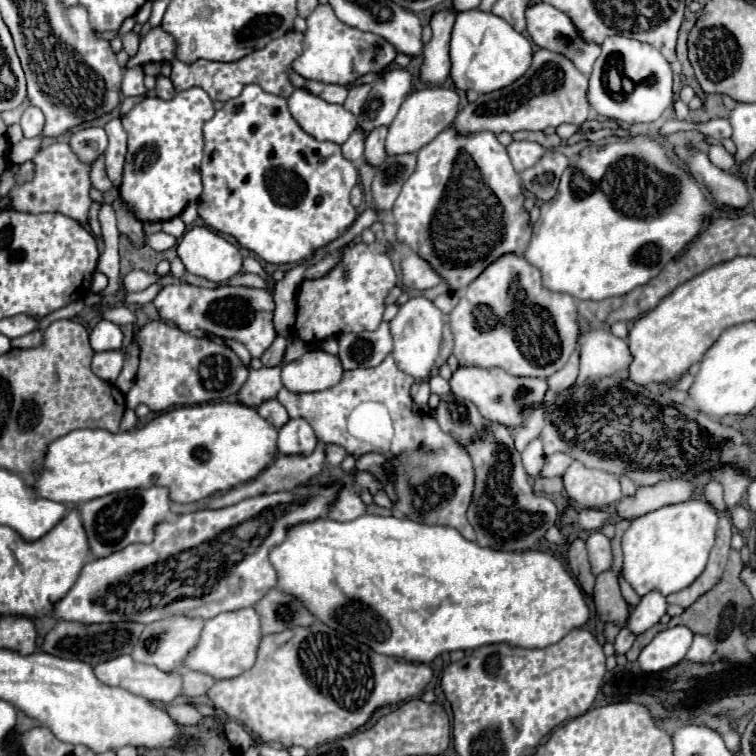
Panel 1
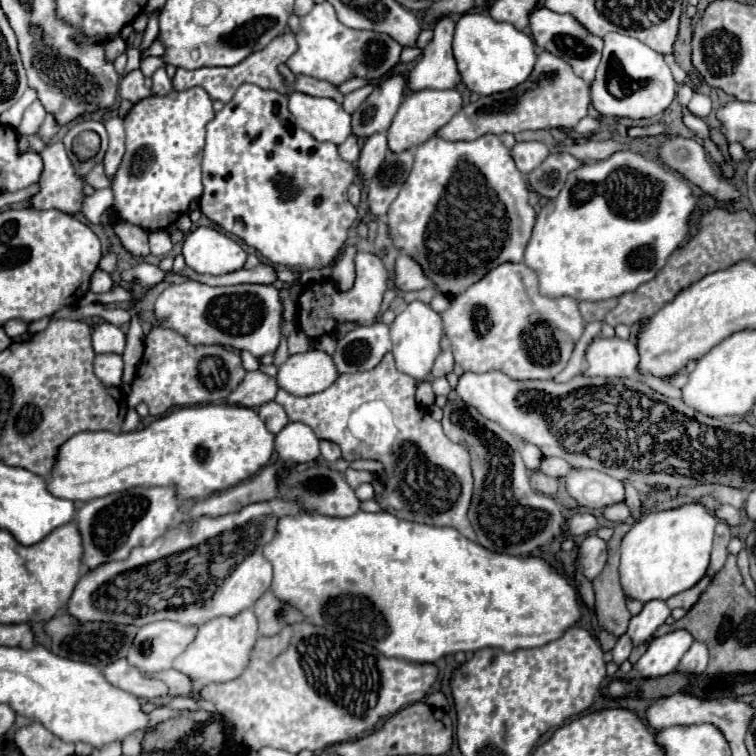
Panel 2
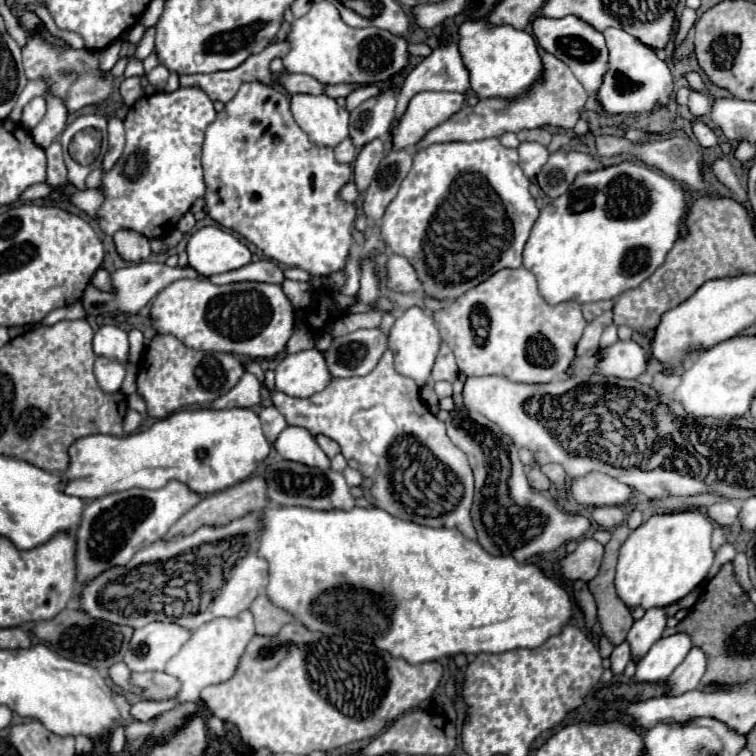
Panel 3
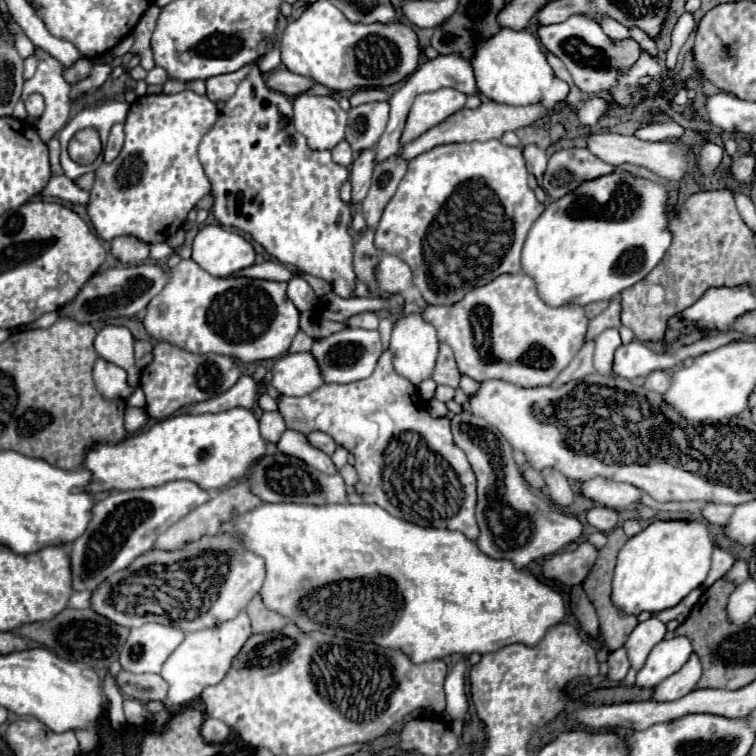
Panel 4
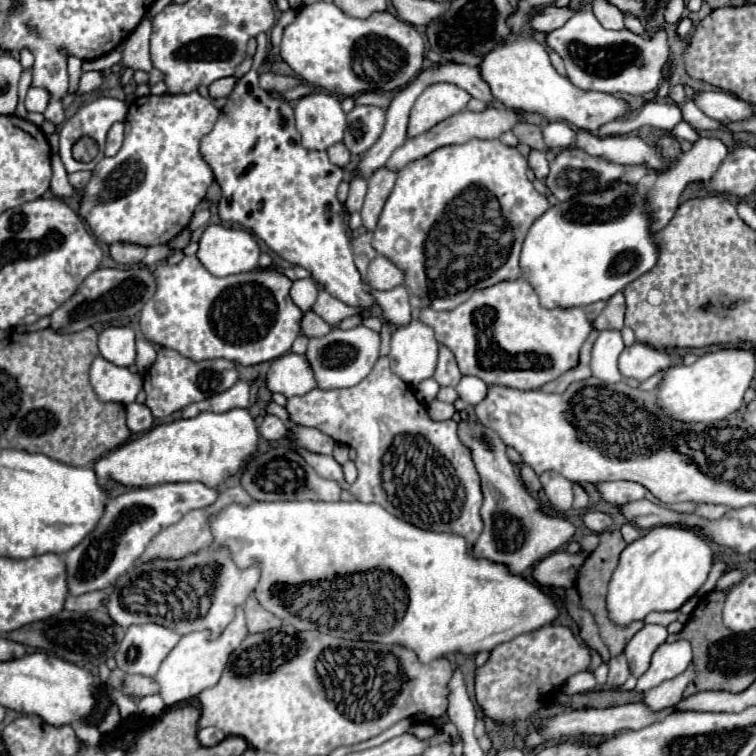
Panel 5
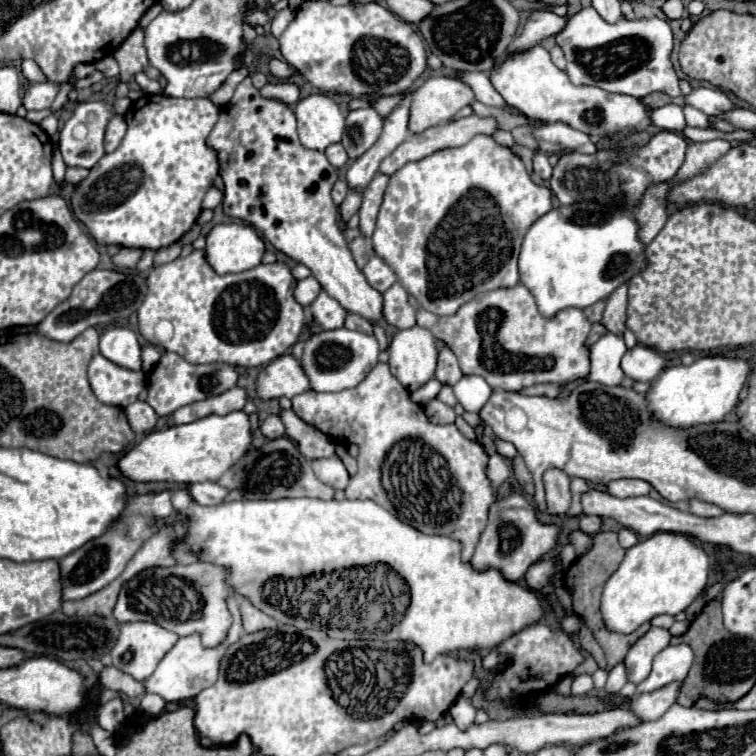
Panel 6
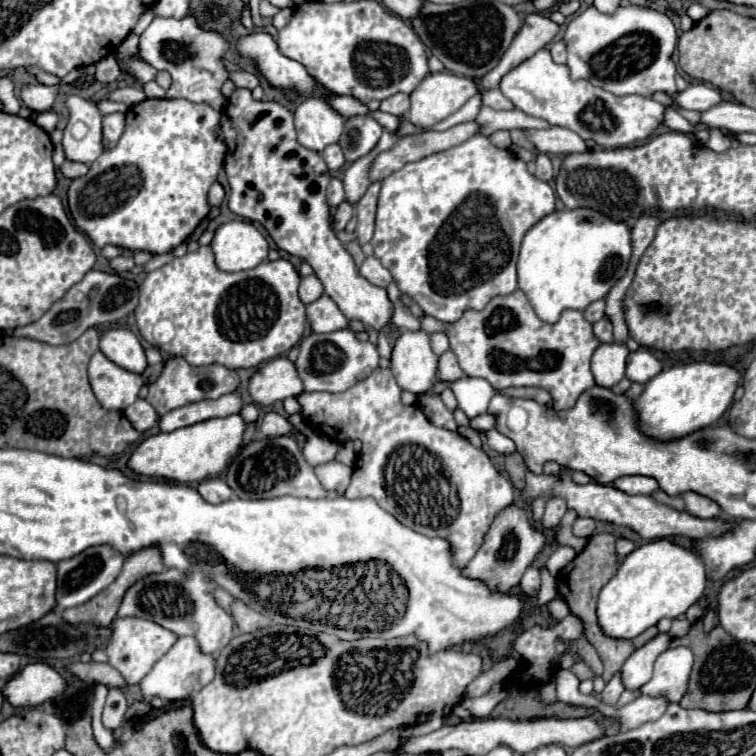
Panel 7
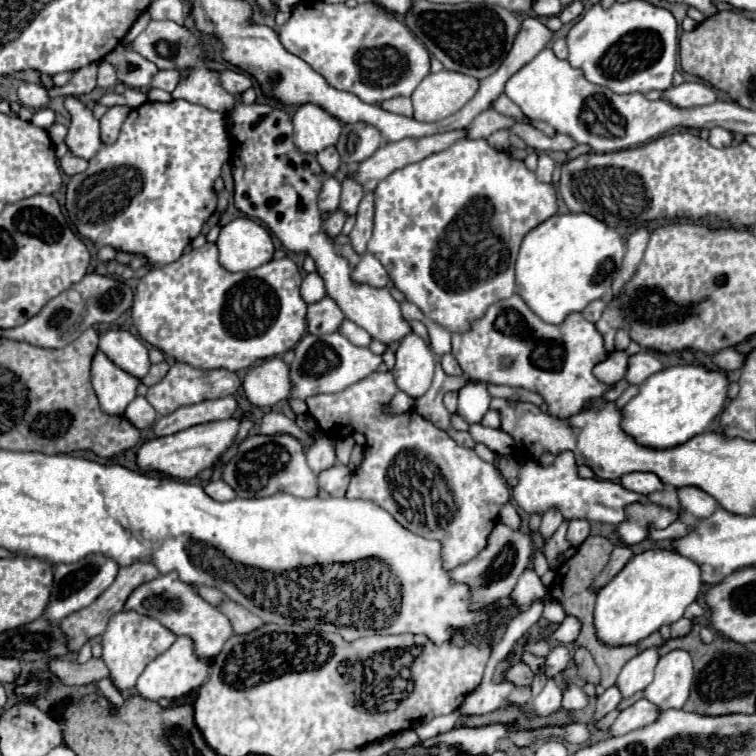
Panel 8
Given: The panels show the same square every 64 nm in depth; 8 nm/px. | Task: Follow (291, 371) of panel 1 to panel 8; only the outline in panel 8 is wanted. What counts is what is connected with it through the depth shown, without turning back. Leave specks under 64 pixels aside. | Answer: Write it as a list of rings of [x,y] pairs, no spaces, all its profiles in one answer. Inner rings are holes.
[[[282,358],[264,360],[246,374],[242,386],[254,406],[274,406],[276,402],[286,400],[288,392],[292,392],[288,364]]]

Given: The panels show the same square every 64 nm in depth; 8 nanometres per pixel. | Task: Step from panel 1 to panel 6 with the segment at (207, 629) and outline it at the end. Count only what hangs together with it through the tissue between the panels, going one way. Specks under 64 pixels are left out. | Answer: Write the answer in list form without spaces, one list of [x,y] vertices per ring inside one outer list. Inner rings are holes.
[[[230,598],[228,600],[228,608],[232,610],[234,622],[224,638],[224,642],[220,642],[216,648],[204,648],[200,634],[192,634],[192,636],[184,636],[180,638],[174,648],[160,660],[158,668],[154,670],[154,674],[144,680],[146,692],[154,692],[158,696],[162,696],[166,702],[180,702],[186,698],[194,698],[196,694],[200,694],[204,688],[212,686],[218,680],[218,670],[220,670],[220,660],[224,658],[224,652],[230,644],[234,644],[236,640],[240,640],[244,628],[242,628],[242,620],[240,620],[240,608],[238,608],[238,600]]]

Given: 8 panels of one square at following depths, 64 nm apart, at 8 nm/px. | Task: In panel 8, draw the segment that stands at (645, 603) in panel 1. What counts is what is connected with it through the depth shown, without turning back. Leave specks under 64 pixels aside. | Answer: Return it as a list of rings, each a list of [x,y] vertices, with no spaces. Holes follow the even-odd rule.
[[[654,646],[654,648],[642,650],[638,656],[634,656],[632,660],[626,662],[626,666],[622,668],[622,672],[616,680],[616,686],[620,688],[624,698],[632,696],[634,692],[644,690],[652,682],[658,656],[660,656],[660,648]]]

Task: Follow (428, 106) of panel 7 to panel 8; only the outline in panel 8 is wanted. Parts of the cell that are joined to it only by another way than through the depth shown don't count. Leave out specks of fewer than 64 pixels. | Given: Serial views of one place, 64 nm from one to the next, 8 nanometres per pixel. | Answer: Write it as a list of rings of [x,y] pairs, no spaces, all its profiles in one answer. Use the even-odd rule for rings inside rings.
[[[460,72],[428,74],[412,94],[414,120],[438,122],[458,112],[478,90],[478,80]]]

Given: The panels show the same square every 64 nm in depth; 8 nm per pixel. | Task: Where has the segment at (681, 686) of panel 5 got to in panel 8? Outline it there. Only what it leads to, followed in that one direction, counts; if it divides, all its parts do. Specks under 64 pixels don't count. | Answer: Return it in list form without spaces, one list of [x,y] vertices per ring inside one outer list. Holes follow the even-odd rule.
[[[642,698],[618,714],[616,722],[610,726],[610,734],[612,736],[628,734],[636,728],[652,724],[658,716],[660,716],[660,712],[656,712],[656,706],[650,704],[650,700]]]

